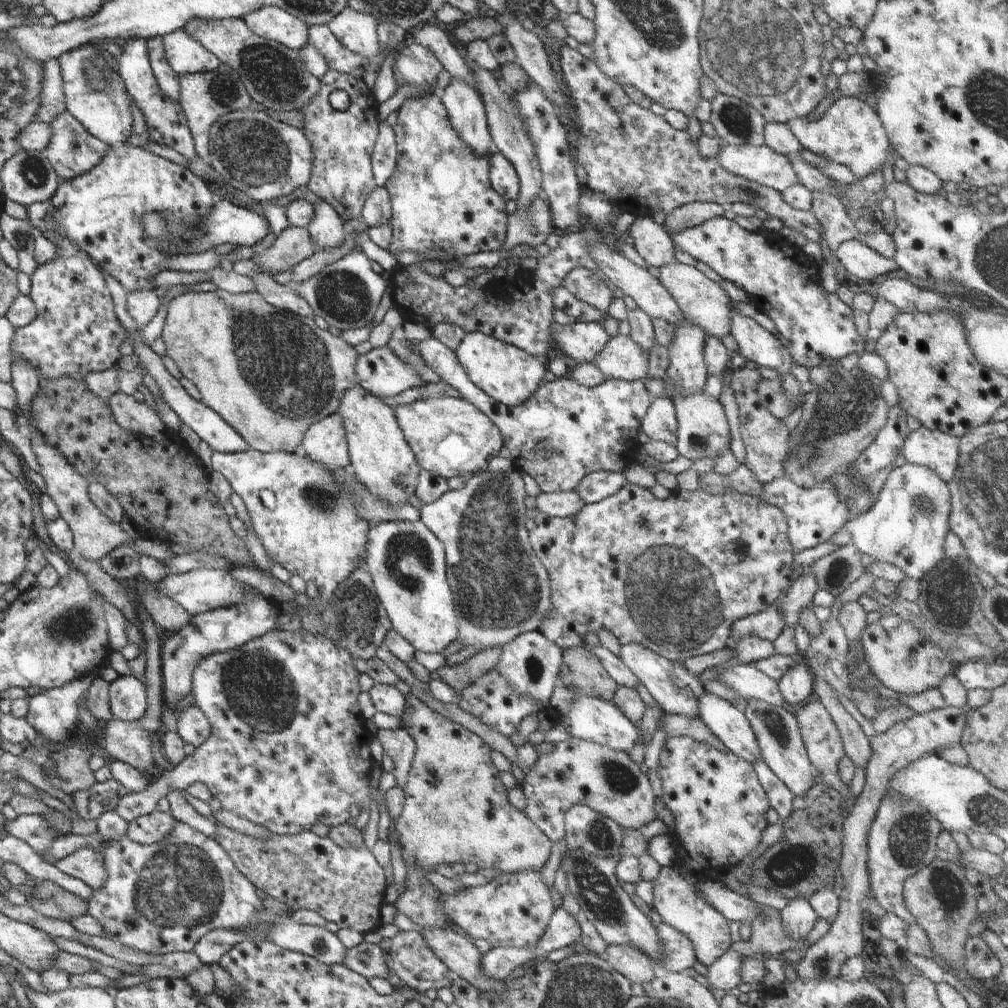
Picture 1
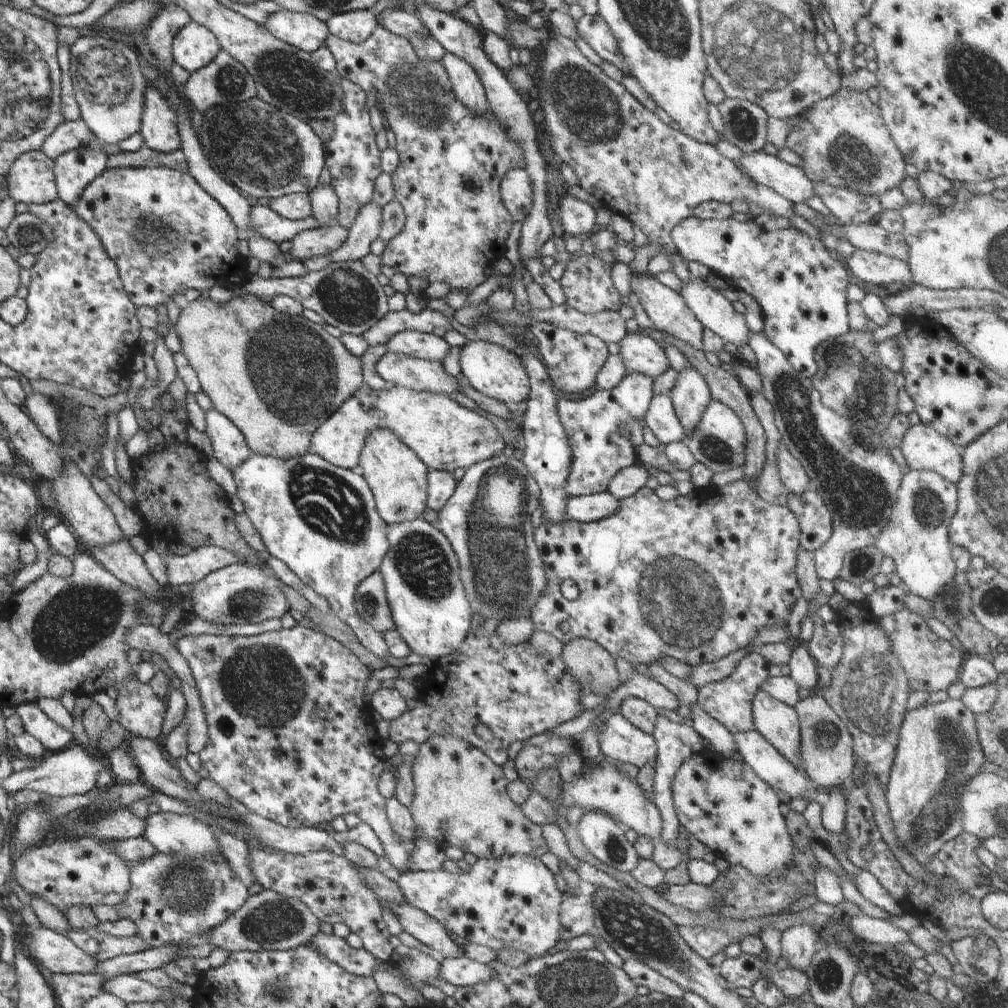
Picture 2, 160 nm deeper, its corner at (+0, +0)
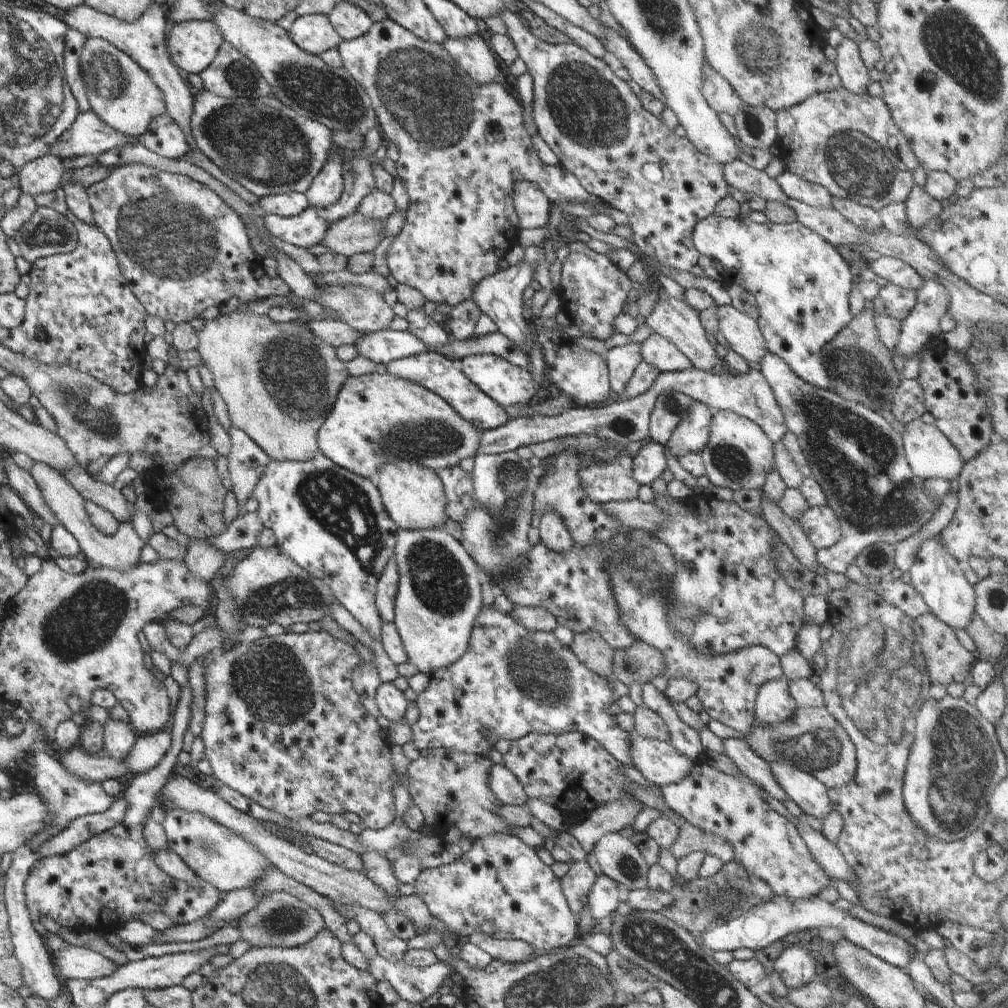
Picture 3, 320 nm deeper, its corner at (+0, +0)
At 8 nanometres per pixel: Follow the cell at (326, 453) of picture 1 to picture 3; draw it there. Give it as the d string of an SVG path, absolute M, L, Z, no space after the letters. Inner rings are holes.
M380 369L367 375L347 376L338 391L333 409L317 432L317 443L327 459L351 473L375 481L379 468L394 457L416 461L434 472L456 466L463 458L476 456L481 432L435 392Z

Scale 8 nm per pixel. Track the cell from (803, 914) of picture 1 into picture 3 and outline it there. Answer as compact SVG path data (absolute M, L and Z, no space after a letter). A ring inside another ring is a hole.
M801 943L784 950L773 966L774 972L778 973L787 990L819 979L815 959L803 948Z

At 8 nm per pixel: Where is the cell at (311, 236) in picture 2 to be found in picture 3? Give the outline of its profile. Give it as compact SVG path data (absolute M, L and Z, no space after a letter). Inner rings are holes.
M356 212L332 224L321 244L330 248L334 254L350 258L360 253L372 253L384 240L384 234L386 222L369 219Z

